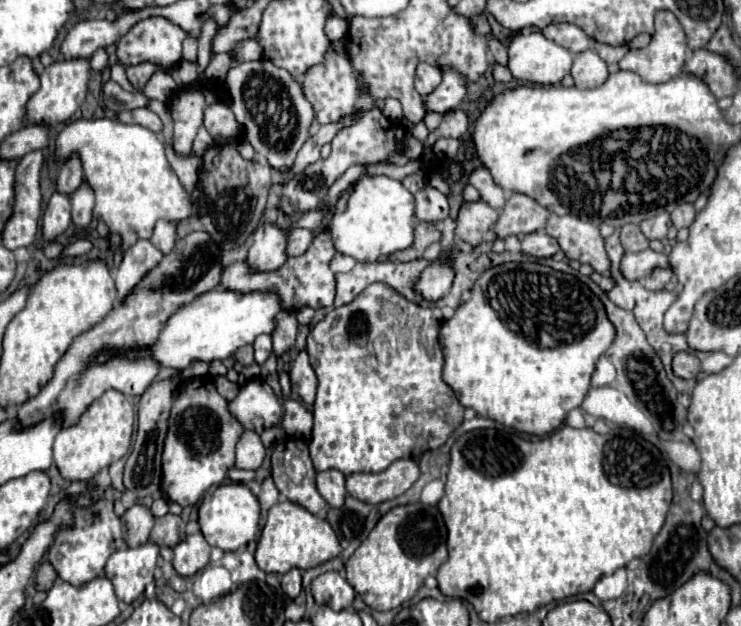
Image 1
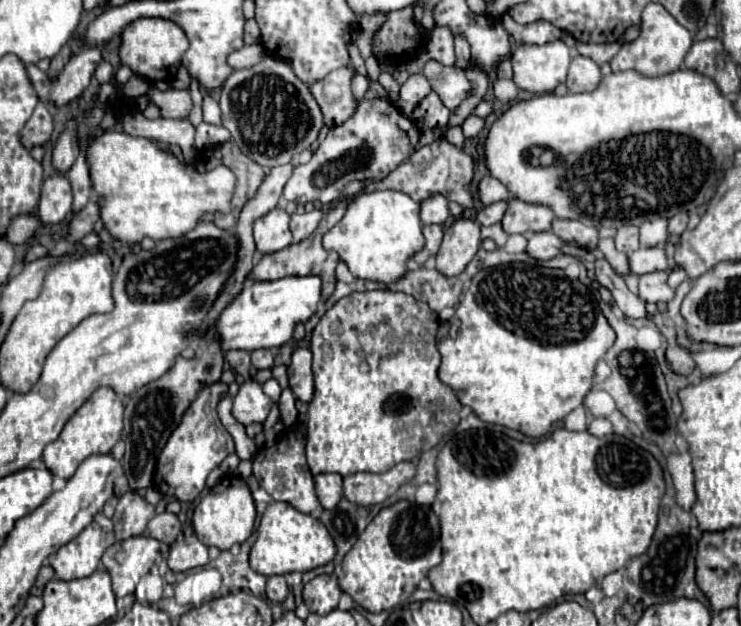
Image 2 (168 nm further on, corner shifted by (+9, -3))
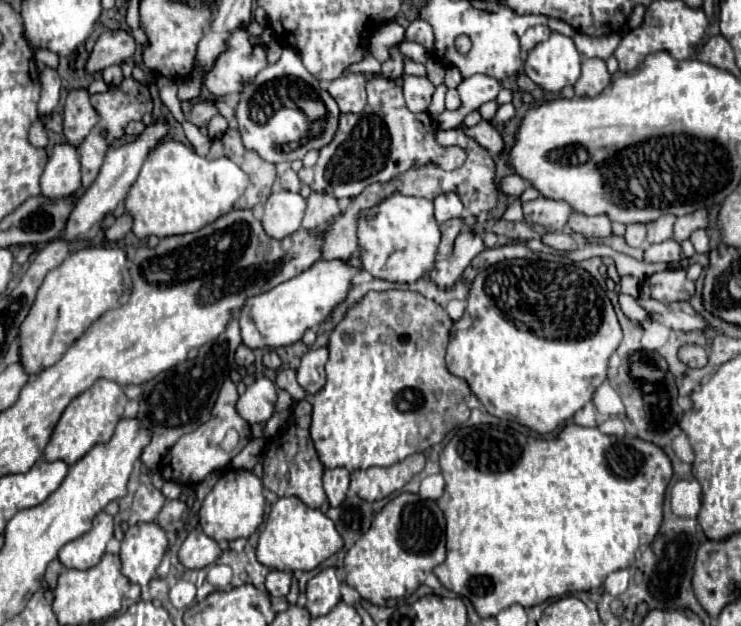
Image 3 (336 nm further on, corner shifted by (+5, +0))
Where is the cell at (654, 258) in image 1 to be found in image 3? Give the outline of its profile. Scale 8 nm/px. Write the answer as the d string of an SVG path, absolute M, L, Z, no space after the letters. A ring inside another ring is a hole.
M665 240L661 244L651 244L645 248L645 262L673 264L681 258L681 246L675 240Z

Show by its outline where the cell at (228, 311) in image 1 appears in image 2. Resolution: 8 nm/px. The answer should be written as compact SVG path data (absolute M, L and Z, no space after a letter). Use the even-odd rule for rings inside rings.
M291 275L277 281L253 281L243 287L241 295L219 317L219 335L223 335L223 347L257 351L285 345L295 331L297 323L307 323L317 313L321 301L321 277L317 275Z

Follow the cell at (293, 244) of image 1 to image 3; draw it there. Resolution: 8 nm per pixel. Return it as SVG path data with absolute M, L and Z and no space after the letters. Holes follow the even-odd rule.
M313 192L307 200L307 212L303 216L301 228L323 228L329 224L337 214L339 214L337 200L327 196L327 194L317 194Z

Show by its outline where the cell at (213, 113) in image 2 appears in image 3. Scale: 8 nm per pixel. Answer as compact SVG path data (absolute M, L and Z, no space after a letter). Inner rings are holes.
M215 114L213 118L211 118L211 122L209 122L209 138L211 140L215 140L215 138L219 138L225 130L227 130L227 120L221 116L221 114Z

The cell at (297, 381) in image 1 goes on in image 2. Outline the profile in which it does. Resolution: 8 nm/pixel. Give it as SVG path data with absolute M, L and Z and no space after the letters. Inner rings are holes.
M297 349L289 365L289 385L297 399L309 403L313 397L313 373L311 373L311 351Z

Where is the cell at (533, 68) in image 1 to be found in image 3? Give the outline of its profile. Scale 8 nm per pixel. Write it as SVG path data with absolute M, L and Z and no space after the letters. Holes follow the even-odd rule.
M553 32L543 44L529 50L525 74L547 92L561 92L563 86L575 84L579 78L581 56L571 38Z

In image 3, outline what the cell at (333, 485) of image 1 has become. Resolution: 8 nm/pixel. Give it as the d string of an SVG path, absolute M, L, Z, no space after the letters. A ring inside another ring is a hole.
M345 468L325 470L323 474L323 488L331 506L339 506L345 500L349 488L349 472Z

